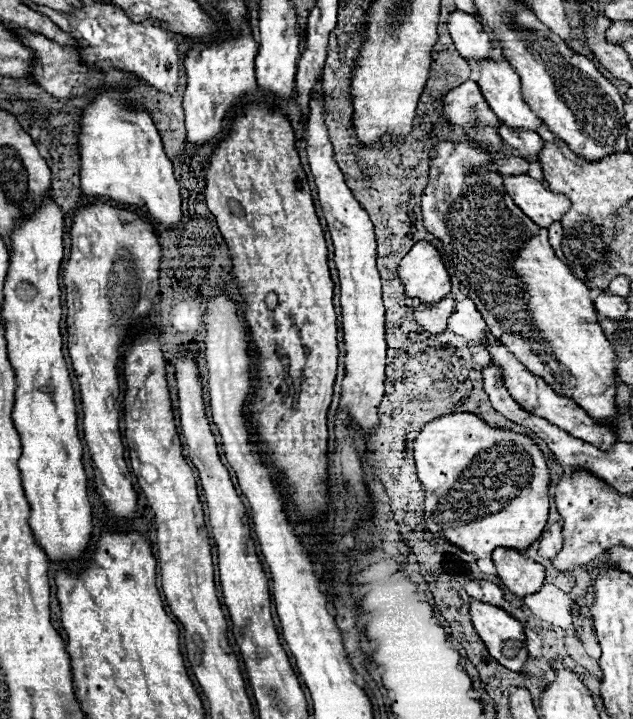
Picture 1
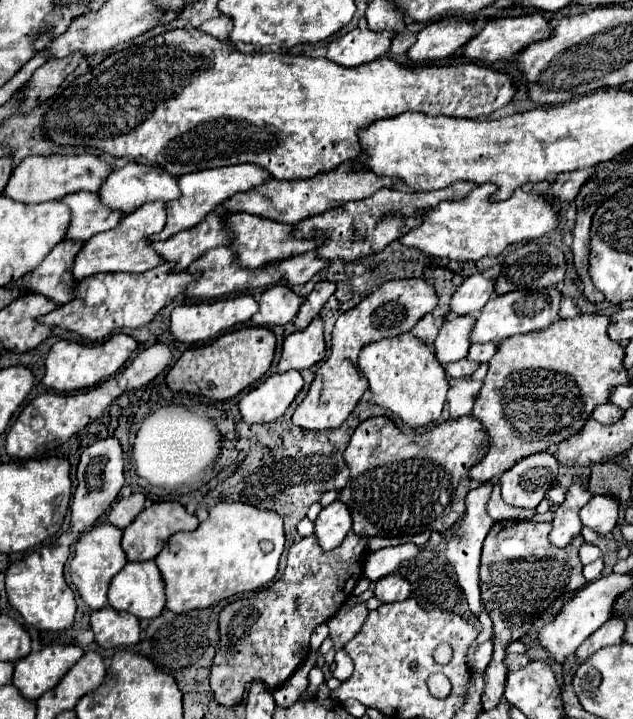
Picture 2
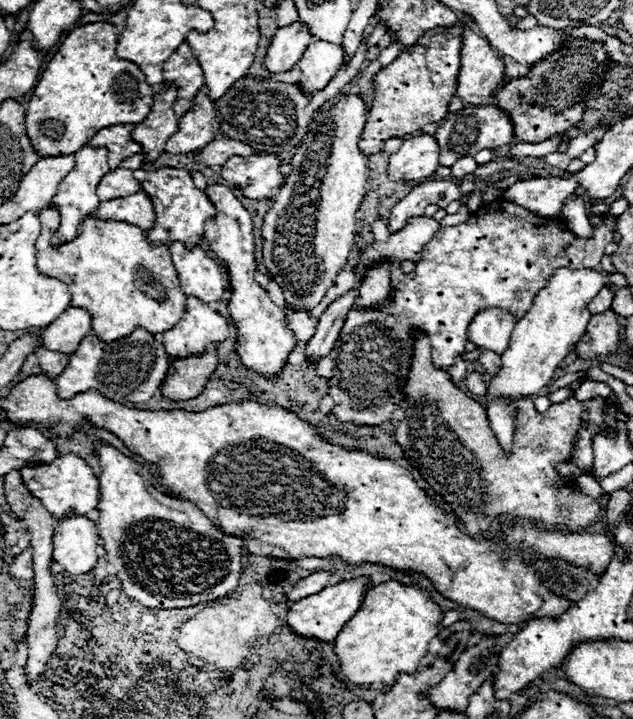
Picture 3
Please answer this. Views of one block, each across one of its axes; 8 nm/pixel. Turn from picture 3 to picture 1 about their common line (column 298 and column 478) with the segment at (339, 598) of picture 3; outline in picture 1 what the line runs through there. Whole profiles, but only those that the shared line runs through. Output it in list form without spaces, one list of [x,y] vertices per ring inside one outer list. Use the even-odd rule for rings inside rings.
[[[470,600],[470,618],[490,656],[504,668],[520,672],[528,658],[522,624],[502,608],[480,600]]]

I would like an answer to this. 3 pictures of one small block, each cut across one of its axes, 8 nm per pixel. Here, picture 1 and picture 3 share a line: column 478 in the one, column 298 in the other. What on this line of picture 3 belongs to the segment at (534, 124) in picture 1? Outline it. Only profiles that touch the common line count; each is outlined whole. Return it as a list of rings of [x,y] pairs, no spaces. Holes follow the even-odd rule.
[[[312,42],[298,62],[300,80],[296,84],[302,88],[304,94],[314,94],[318,90],[324,90],[324,86],[336,74],[342,56],[344,56],[342,46]]]

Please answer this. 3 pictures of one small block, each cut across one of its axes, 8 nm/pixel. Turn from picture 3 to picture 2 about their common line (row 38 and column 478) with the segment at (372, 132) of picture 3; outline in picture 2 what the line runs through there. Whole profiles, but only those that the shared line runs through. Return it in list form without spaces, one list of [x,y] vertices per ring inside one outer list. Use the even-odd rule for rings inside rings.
[[[374,416],[364,420],[346,452],[346,464],[350,466],[350,480],[344,490],[340,490],[338,500],[342,500],[352,514],[354,526],[352,530],[358,536],[400,536],[400,534],[418,534],[424,530],[430,532],[444,532],[466,510],[464,498],[470,490],[470,478],[468,470],[478,464],[488,452],[488,436],[484,432],[484,426],[474,416],[460,416],[460,418],[448,418],[442,424],[436,424],[434,428],[426,432],[410,432],[404,434],[390,418]]]

